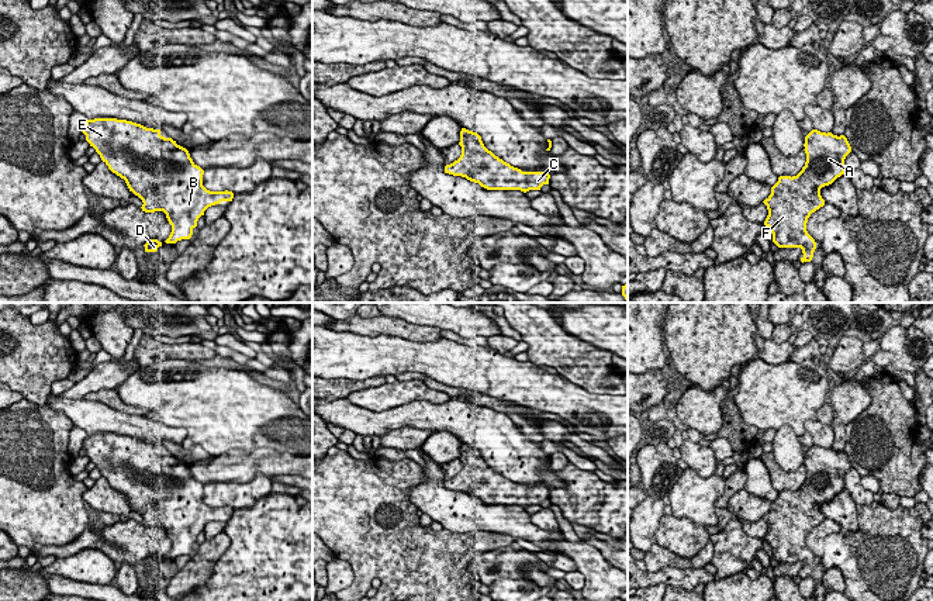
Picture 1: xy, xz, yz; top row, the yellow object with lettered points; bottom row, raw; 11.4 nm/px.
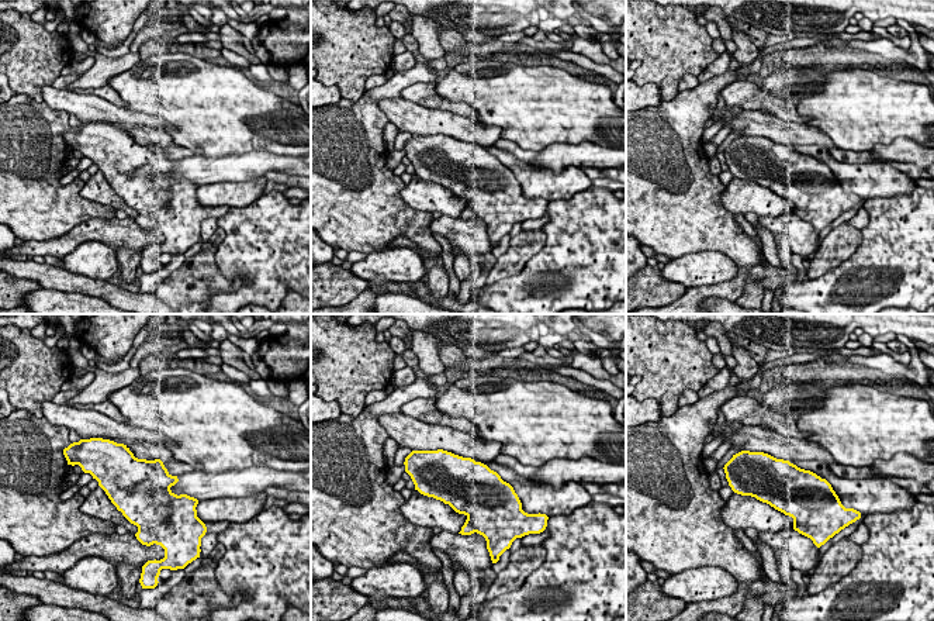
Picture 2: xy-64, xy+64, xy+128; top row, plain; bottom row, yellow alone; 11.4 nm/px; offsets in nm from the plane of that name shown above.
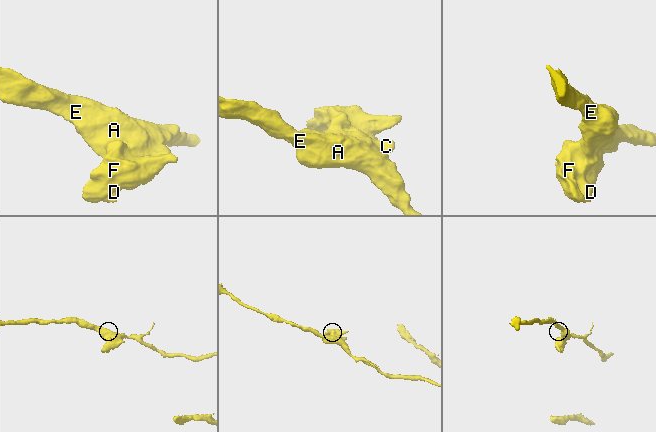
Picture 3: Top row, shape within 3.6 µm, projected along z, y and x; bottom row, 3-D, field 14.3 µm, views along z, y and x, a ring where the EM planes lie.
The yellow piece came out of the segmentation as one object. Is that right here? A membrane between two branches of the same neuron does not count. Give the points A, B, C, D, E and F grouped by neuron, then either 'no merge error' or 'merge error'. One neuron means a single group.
groups A B C D E F; no merge error

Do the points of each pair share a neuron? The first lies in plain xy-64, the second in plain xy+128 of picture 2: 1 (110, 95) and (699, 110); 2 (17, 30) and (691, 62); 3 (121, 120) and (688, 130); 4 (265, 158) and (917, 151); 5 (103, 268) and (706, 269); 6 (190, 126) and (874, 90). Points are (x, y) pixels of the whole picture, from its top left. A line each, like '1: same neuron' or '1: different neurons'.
1: different neurons
2: same neuron
3: different neurons
4: same neuron
5: same neuron
6: same neuron

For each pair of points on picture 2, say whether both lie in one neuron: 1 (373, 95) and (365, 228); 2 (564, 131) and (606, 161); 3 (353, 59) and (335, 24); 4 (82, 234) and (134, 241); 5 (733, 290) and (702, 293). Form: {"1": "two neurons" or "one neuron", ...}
{"1": "one neuron", "2": "two neurons", "3": "one neuron", "4": "one neuron", "5": "one neuron"}

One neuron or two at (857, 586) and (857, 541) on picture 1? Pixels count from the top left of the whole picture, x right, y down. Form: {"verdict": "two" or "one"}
{"verdict": "one"}

